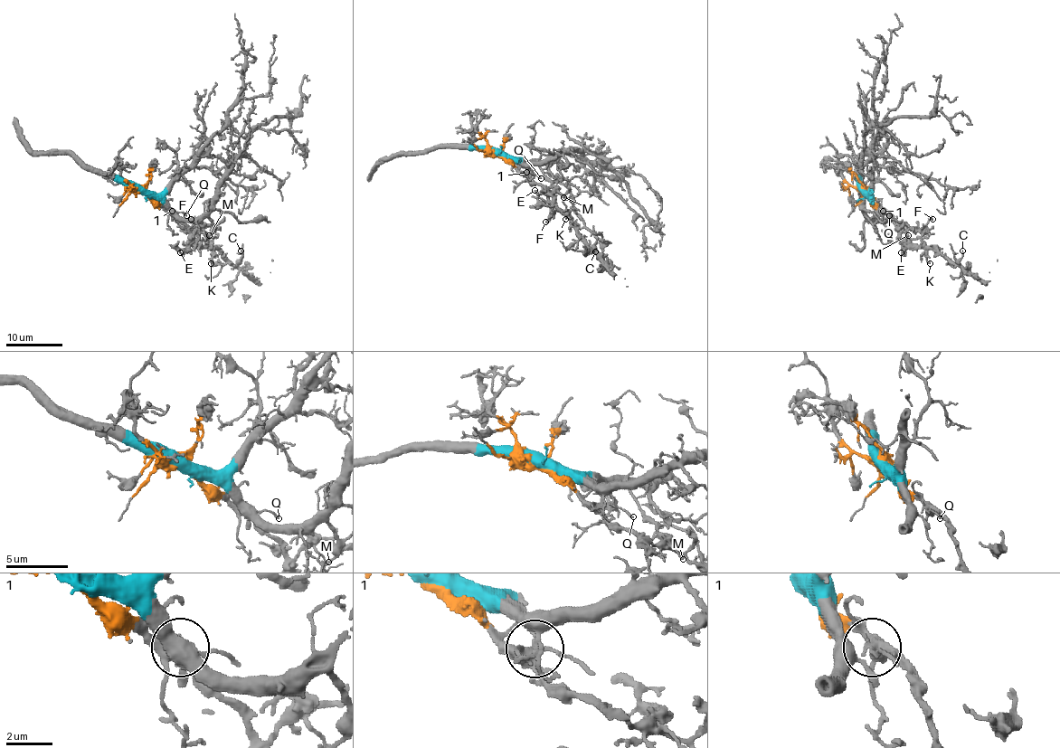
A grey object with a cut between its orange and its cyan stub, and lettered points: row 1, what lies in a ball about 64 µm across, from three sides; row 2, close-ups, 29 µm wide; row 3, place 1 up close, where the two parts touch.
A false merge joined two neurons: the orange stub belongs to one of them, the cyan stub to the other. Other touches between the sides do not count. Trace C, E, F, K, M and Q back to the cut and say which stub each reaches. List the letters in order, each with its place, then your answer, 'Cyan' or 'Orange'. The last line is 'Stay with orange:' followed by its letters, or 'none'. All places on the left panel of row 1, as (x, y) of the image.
C: Place: (241, 250). Orange
E: Place: (180, 252). Orange
F: Place: (191, 219). Orange
K: Place: (211, 263). Orange
M: Place: (209, 235). Orange
Q: Place: (186, 215). Orange
Stay with orange: C, E, F, K, M, Q

